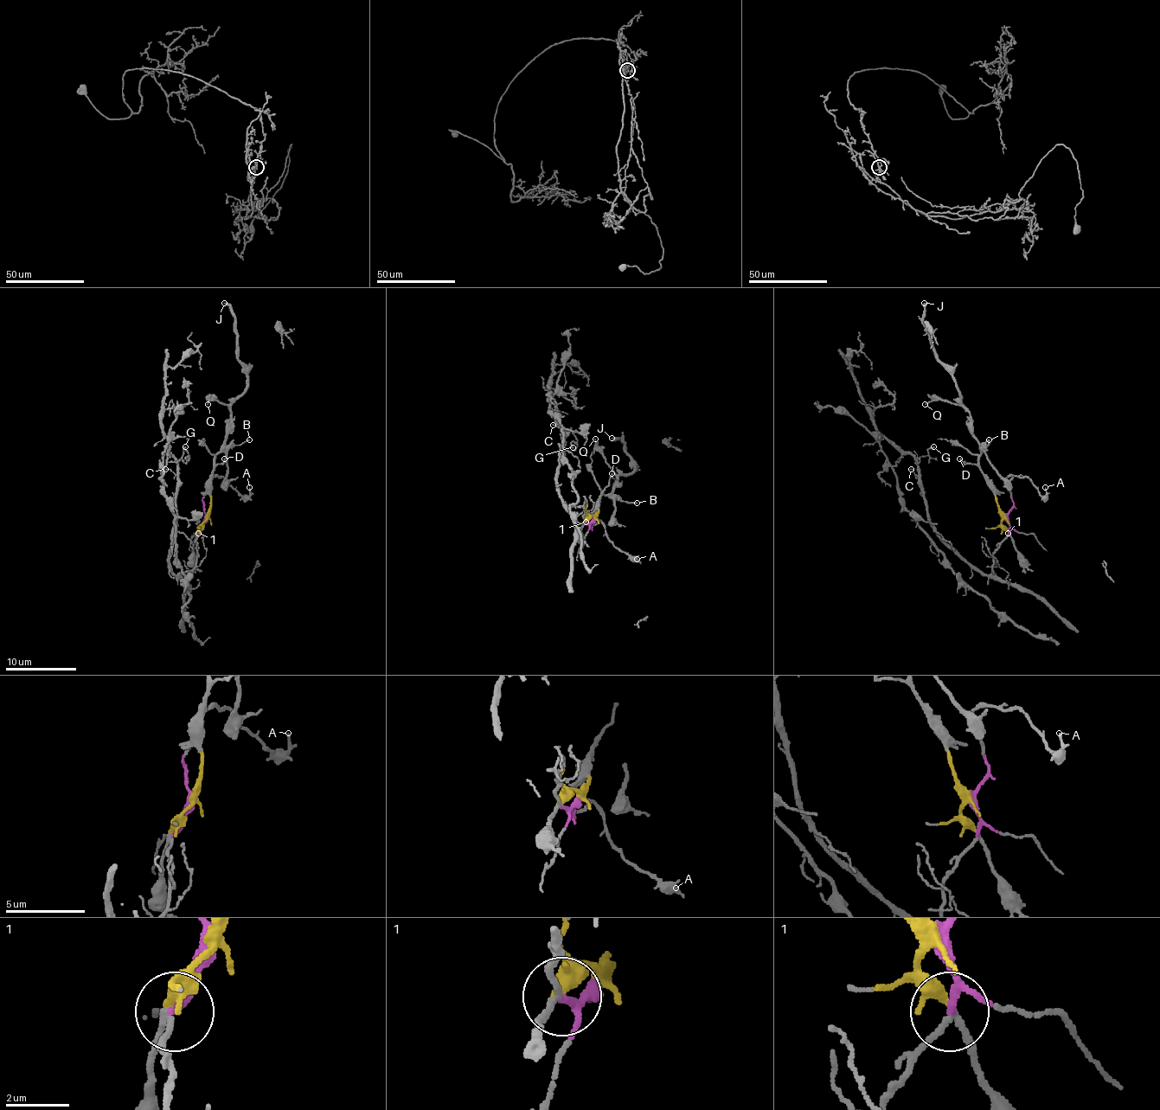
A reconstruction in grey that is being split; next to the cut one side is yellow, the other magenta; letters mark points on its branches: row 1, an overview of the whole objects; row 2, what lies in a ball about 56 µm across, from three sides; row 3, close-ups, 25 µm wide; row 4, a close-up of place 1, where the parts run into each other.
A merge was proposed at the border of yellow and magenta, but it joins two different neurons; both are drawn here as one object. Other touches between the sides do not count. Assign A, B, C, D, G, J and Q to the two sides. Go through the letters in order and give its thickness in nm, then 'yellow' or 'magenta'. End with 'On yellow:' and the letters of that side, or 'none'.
A: calibre 160 nm; magenta
B: calibre 110 nm; yellow
C: calibre 100 nm; magenta
D: calibre 150 nm; yellow
G: calibre 150 nm; magenta
J: calibre 260 nm; yellow
Q: calibre 130 nm; yellow
On yellow: B, D, J, Q

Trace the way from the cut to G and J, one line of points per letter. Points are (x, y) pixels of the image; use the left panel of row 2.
G: (208, 516), (196, 539), (196, 563), (177, 574), (169, 565), (179, 460), (189, 455), (186, 446)
J: (208, 516), (214, 457), (228, 432), (230, 403), (246, 386), (246, 366), (237, 357), (233, 313), (223, 302)

